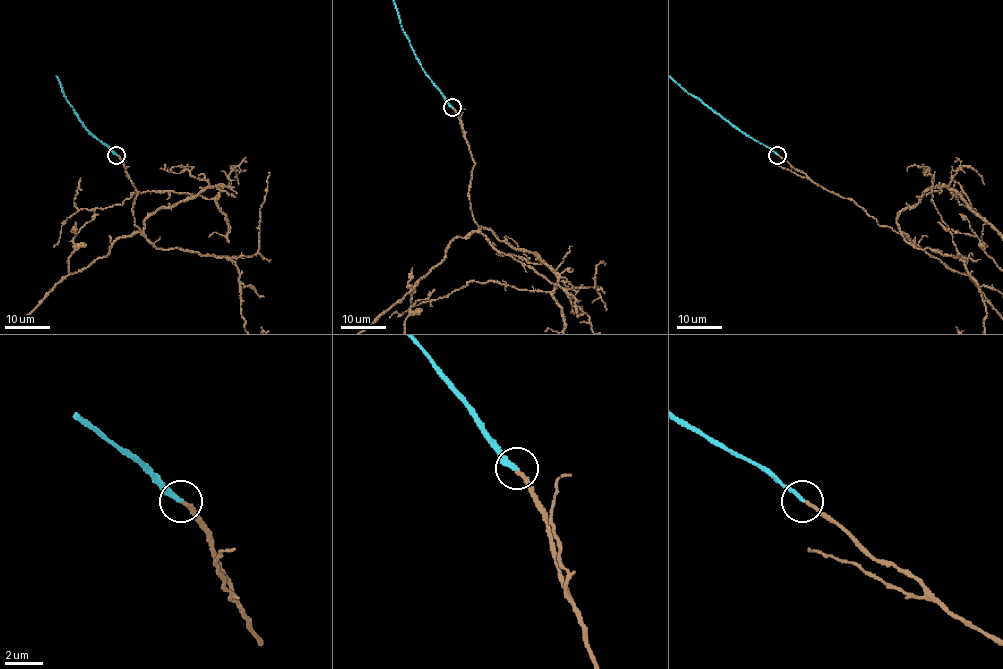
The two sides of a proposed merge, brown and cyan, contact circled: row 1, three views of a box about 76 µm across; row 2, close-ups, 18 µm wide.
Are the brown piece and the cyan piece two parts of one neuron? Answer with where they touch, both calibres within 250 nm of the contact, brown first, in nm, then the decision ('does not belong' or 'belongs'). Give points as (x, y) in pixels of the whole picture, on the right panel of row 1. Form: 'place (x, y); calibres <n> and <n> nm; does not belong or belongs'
place (777, 155); calibres 190 and 240 nm; belongs

